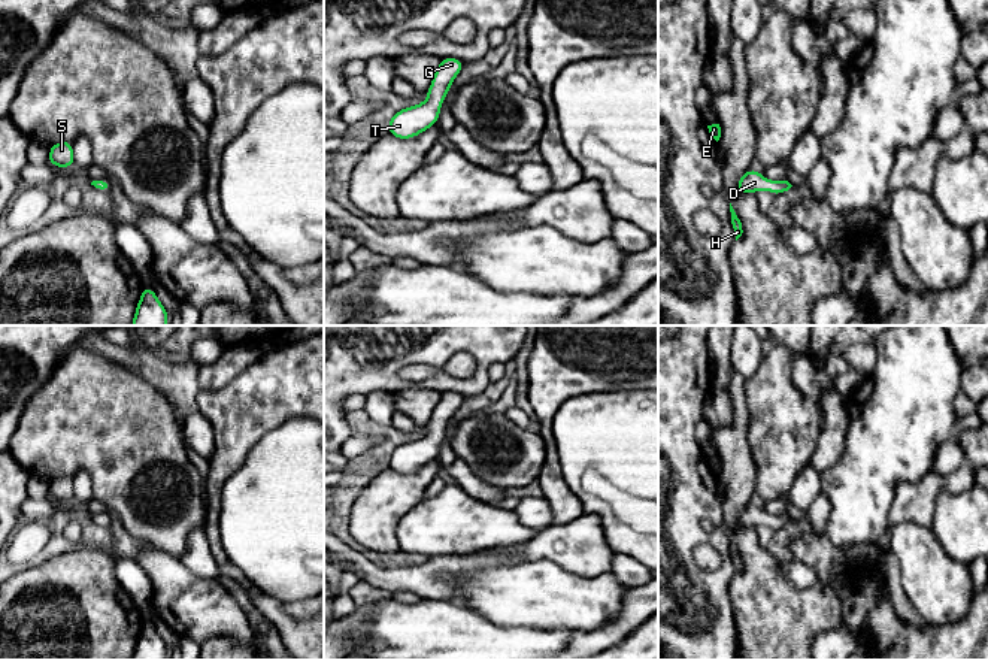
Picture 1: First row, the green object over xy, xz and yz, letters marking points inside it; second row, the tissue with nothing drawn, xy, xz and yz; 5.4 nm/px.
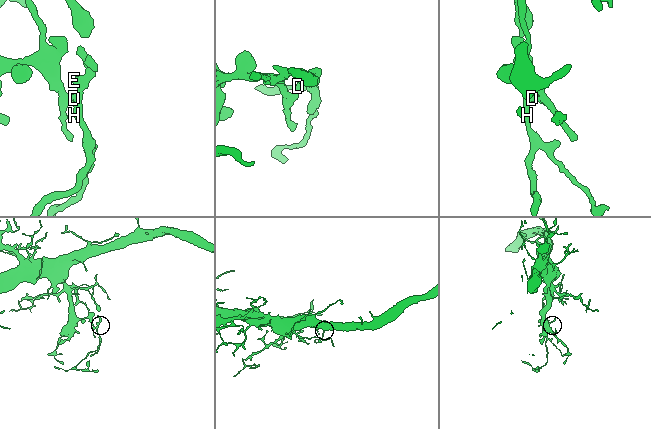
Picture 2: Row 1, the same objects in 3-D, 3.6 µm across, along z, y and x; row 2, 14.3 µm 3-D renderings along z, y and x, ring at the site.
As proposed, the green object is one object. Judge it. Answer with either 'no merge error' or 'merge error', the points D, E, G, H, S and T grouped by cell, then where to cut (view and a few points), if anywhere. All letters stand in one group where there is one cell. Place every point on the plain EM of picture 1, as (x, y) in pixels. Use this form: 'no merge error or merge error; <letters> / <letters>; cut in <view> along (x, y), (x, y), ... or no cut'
no merge error; D E G H S T; no cut

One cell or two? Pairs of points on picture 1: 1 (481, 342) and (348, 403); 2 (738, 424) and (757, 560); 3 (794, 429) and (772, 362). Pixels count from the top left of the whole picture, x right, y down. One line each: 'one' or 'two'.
1: two
2: one
3: one

